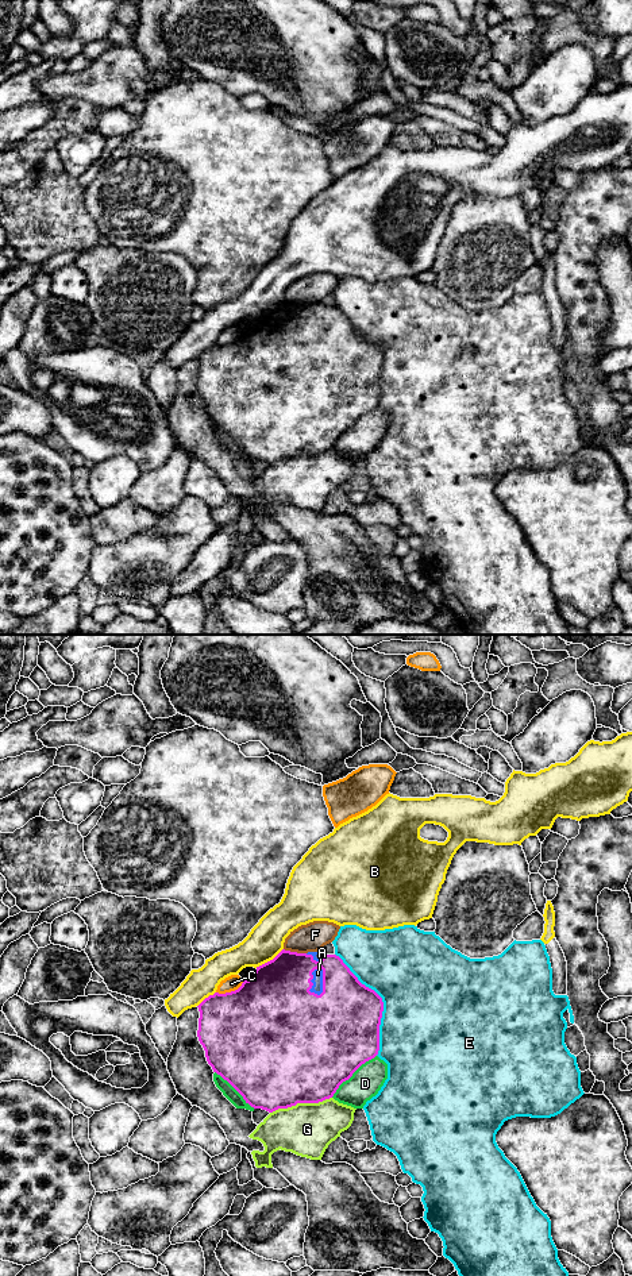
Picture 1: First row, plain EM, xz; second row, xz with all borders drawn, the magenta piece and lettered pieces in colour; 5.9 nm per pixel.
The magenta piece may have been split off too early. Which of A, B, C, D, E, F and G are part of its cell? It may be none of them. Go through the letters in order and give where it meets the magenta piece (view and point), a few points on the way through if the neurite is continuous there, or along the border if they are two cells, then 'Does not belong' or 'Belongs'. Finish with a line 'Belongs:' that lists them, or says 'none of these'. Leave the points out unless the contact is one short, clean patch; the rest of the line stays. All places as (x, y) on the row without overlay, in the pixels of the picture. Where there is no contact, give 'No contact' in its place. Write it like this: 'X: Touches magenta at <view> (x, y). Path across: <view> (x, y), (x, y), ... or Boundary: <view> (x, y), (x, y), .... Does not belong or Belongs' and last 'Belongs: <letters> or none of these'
A: Touches magenta at xz (323, 334). Belongs
B: Touches magenta at xz (270, 312). Does not belong
C: Touches magenta at xz (231, 343). Does not belong
D: Touches magenta at xz (351, 427). Does not belong
E: Touches magenta at xz (382, 354). Does not belong
F: Touches magenta at xz (295, 304). Does not belong
G: Touches magenta at xz (300, 454). Does not belong
Belongs: A

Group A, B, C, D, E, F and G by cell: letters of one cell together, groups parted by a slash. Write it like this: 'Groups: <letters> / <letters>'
Groups: A / B / C / D / E / F / G

